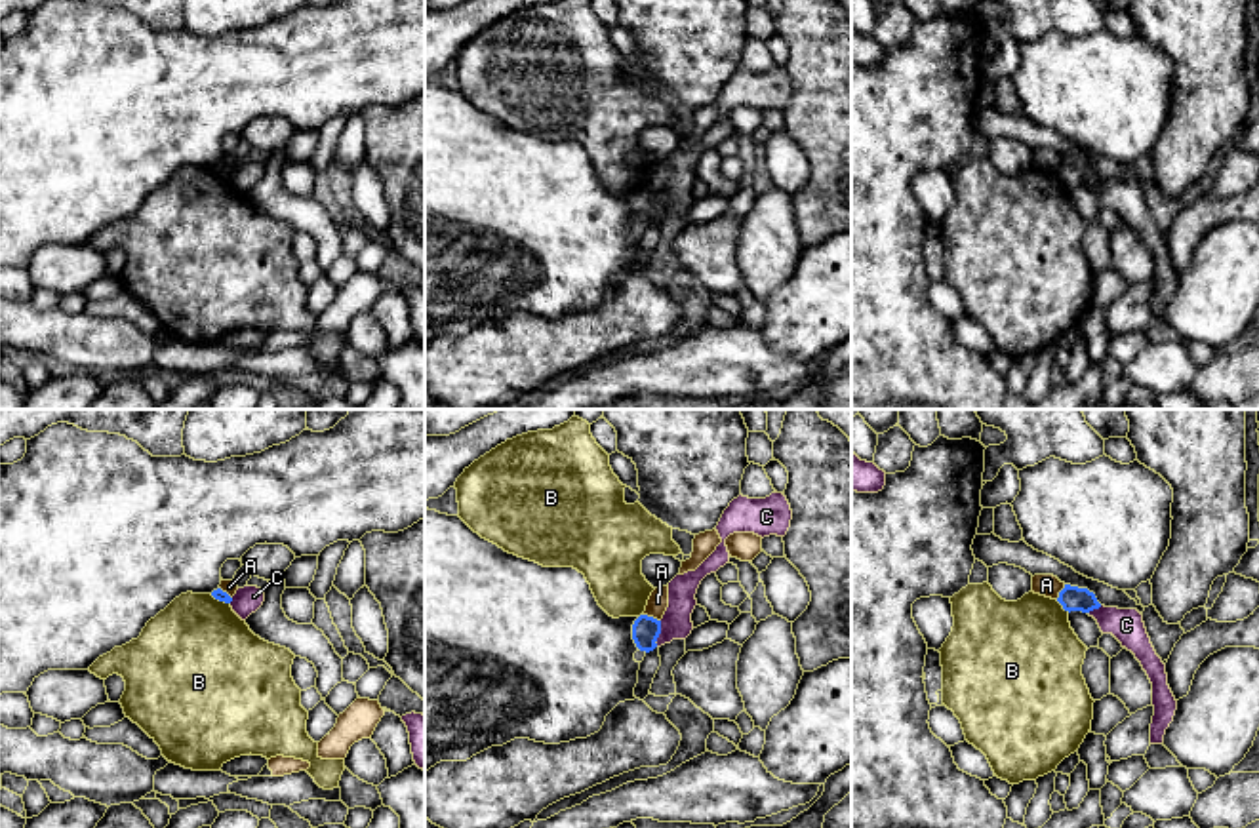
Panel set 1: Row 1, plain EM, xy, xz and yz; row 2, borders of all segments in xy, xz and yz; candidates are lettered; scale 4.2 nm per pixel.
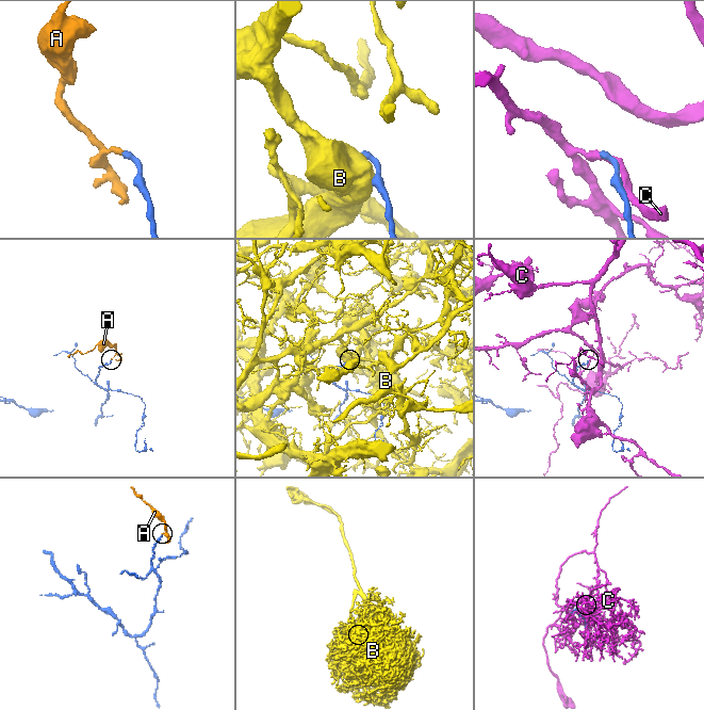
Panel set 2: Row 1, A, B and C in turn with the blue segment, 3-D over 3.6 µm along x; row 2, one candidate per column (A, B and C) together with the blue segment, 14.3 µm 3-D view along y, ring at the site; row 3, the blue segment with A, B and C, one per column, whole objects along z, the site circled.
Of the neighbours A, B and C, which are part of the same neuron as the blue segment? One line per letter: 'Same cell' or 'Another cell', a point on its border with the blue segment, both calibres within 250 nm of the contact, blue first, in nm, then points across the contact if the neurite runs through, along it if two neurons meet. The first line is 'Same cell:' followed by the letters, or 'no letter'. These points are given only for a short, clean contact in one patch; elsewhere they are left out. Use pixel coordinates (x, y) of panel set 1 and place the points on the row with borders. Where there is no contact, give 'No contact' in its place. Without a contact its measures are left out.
Same cell: no letter
A: Another cell. Touches blue at xz (652, 617). Thickness 120 nm (blue) against 90 nm. Boundary: xz (644, 613), (659, 621)
B: Another cell. Touches blue at yz (1063, 608). Thickness 110 nm (blue) against 440 nm
C: Another cell. Touches blue at xz (659, 632). Thickness 120 nm (blue) against 130 nm. Boundary: xz (661, 621), (656, 646)

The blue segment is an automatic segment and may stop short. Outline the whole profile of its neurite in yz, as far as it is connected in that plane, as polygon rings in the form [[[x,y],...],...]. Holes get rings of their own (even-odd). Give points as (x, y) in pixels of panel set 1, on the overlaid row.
[[[1065,584],[1065,588],[1059,592],[1057,601],[1069,613],[1070,611],[1089,613],[1101,607],[1093,592],[1089,592],[1088,588],[1078,588],[1070,584]]]

